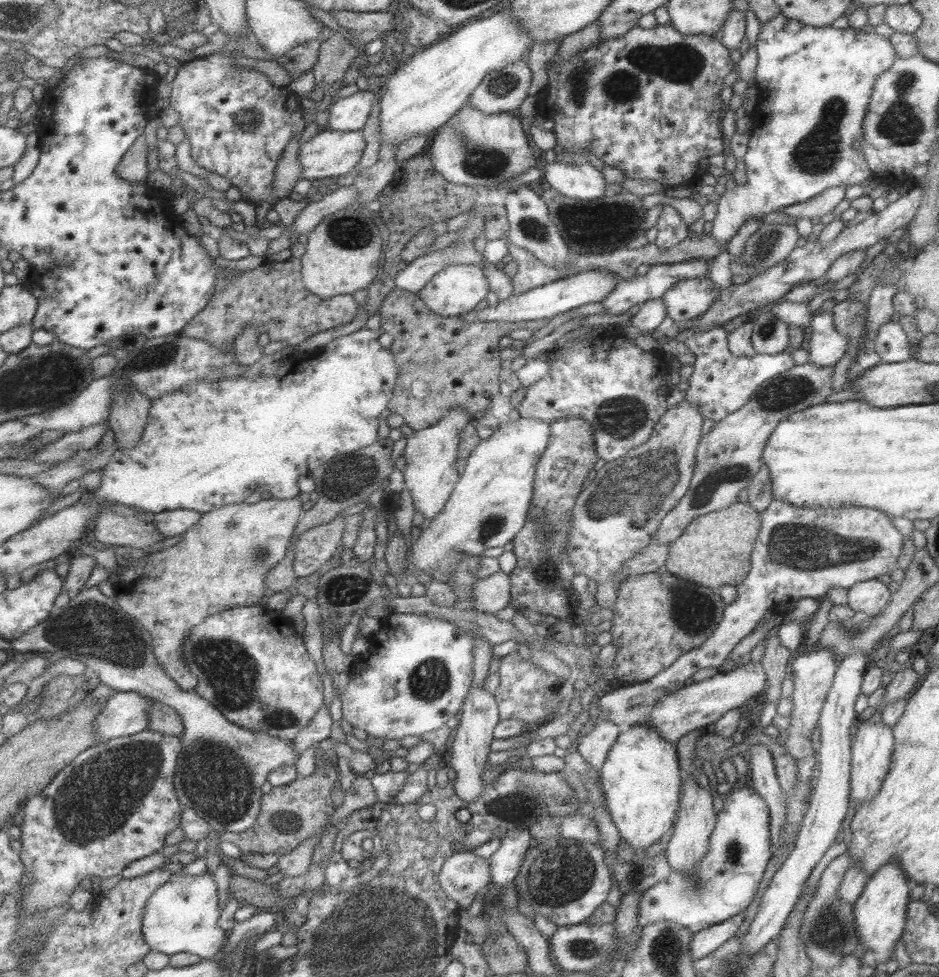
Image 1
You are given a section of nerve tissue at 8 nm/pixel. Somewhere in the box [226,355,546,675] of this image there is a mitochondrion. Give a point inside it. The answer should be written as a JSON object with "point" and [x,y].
{"point":[344,477]}

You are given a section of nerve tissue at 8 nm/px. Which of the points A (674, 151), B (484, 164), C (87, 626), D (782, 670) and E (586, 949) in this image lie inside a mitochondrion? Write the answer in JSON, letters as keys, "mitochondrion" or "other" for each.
{"A":"other","B":"mitochondrion","C":"mitochondrion","D":"other","E":"mitochondrion"}

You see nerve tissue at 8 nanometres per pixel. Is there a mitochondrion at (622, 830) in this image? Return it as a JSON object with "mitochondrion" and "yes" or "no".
{"mitochondrion":"no"}

